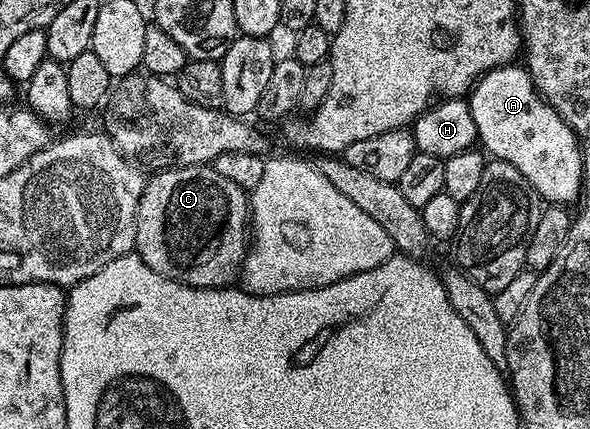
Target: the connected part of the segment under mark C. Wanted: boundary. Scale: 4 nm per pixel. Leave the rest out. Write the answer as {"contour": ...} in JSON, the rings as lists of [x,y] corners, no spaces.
{"contour":[[[211,165],[200,167],[175,167],[172,169],[161,169],[148,176],[143,193],[139,197],[139,209],[137,210],[137,228],[135,229],[135,251],[141,260],[155,273],[159,273],[168,279],[174,279],[176,283],[185,283],[188,287],[228,287],[238,278],[241,264],[245,261],[247,240],[251,235],[251,216],[249,214],[249,195],[239,185],[232,181],[226,181],[219,177]]]}

